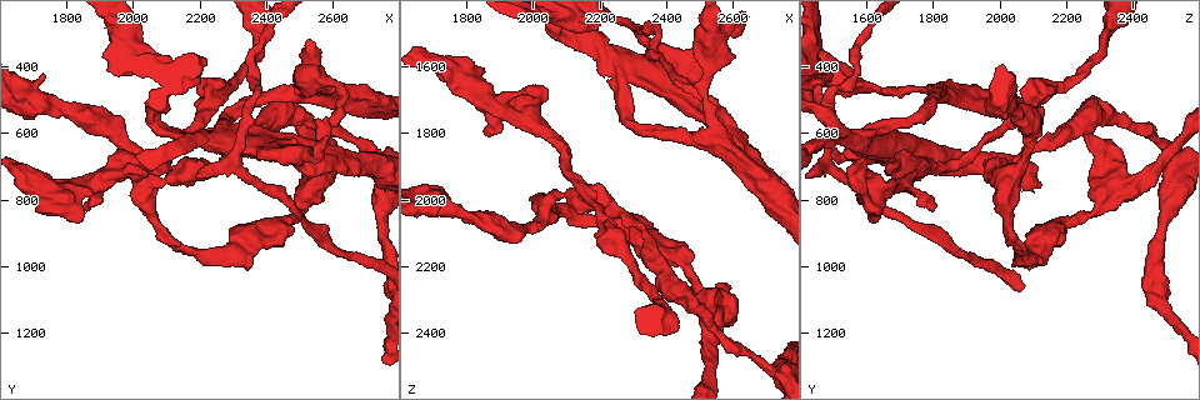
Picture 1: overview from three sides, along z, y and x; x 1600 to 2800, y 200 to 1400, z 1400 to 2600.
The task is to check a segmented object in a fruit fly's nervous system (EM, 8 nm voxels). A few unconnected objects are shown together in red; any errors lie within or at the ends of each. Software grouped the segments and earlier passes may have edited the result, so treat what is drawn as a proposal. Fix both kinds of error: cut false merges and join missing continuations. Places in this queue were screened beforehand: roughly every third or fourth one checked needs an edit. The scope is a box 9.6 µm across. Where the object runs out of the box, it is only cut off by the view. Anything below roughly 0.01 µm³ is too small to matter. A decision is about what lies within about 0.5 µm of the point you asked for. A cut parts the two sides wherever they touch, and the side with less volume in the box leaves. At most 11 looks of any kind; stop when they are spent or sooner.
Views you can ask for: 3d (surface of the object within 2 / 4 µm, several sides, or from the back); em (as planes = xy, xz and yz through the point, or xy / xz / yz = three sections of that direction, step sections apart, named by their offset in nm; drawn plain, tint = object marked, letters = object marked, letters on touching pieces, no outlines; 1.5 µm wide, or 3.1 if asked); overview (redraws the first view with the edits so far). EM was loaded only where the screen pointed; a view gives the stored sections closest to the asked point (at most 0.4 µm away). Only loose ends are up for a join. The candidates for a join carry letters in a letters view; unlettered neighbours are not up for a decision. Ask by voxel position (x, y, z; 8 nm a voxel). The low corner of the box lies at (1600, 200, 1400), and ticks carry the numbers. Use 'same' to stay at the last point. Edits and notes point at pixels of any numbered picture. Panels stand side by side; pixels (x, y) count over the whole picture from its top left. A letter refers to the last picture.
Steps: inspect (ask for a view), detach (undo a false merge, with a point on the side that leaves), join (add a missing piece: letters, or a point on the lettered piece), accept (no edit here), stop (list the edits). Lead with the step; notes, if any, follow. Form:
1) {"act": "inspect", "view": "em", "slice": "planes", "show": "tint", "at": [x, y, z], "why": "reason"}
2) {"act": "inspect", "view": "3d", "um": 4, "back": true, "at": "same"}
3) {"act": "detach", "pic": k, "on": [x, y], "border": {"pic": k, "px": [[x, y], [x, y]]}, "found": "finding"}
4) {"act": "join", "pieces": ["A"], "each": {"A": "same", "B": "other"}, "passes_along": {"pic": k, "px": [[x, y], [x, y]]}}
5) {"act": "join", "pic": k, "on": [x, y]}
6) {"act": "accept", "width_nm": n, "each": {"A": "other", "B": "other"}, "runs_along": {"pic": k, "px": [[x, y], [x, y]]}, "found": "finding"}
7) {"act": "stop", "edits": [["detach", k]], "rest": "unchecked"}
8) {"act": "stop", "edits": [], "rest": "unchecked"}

{"act": "inspect", "view": "3d", "um": 4, "at": [2540, 470, 1770], "why": "sharp bend"}

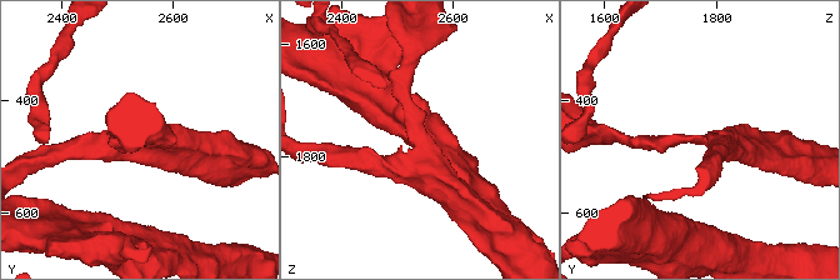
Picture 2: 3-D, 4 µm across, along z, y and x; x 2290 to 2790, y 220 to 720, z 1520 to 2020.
{"act": "inspect", "view": "em", "slice": "planes", "show": "letters", "at": [2535, 470, 1765], "arms": 4, "why": "now the EM"}

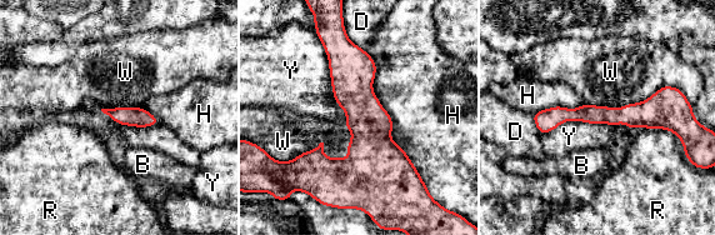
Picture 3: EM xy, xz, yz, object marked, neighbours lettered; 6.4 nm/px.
{"act": "accept", "each": {"B": "other", "D": "other", "H": "other", "R": "other", "W": "other", "Y": "other"}, "border": {"pic": 3, "px": [[319, 39], [344, 123]]}, "found": "one cell here"}

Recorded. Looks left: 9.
{"act": "inspect", "view": "3d", "um": 2, "at": [2610, 470, 1570], "why": "thick end"}

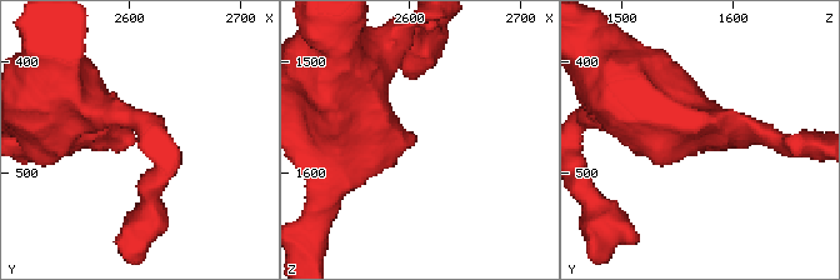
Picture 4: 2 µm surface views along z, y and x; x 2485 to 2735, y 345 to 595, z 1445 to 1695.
{"act": "inspect", "view": "em", "slice": "planes", "show": "letters", "at": [2604, 472, 1562]}

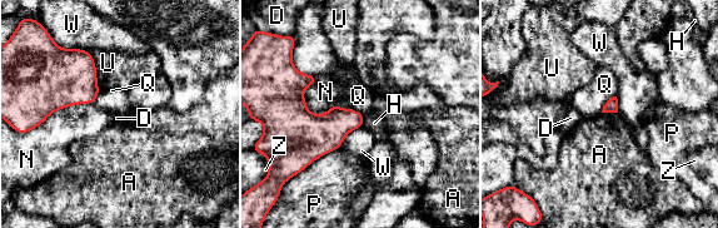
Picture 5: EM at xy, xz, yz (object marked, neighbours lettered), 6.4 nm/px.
{"act": "accept", "each": {"A": "other", "D": "other", "H": "other", "N": "other", "P": "other", "Q": "other", "U": "other", "W": "other", "Z": "other"}, "border": {"pic": 5, "px": [[616, 95], [604, 103], [601, 112]]}, "found": "none of them fits"}

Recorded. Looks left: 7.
{"act": "inspect", "view": "em", "slice": "xz", "step": 4, "show": "tint", "at": [1820, 870, 1620], "why": "branch stops here"}

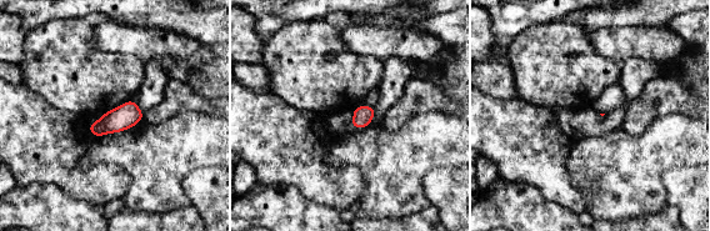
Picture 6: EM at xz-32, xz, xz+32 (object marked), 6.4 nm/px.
{"act": "inspect", "view": "em", "slice": "planes", "show": "letters", "at": "same"}

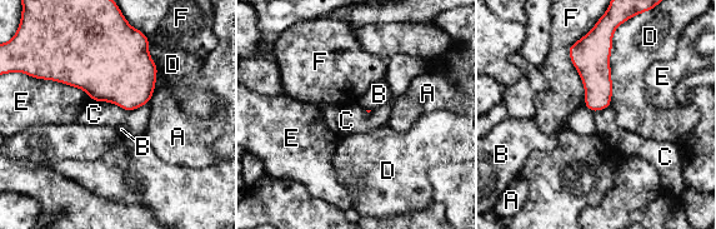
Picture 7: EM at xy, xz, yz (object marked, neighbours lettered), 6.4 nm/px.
{"act": "accept", "each": {"A": "other", "B": "other", "C": "other", "D": "other", "E": "other", "F": "other"}, "border": {"pic": 7, "px": [[91, 100], [126, 110], [148, 104]]}, "found": "no lettered piece goes on from it"}

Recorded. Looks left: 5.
{"act": "inspect", "view": "3d", "um": 2, "at": [1730, 430, 1990], "why": "free end"}

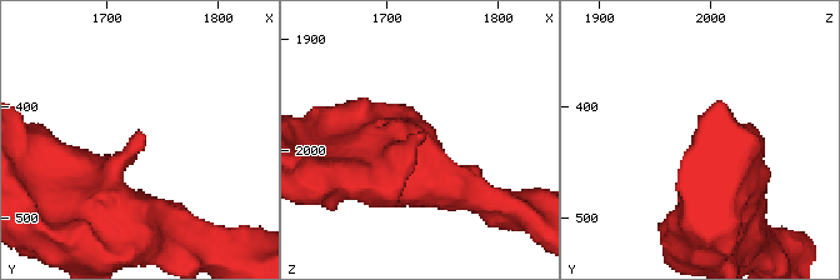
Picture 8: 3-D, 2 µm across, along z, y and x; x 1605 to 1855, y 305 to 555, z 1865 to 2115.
{"act": "inspect", "view": "em", "slice": "planes", "show": "letters", "at": [1738, 430, 1986]}

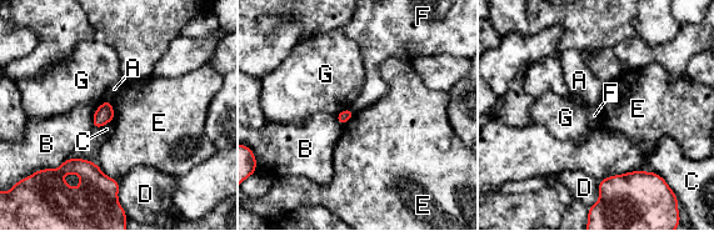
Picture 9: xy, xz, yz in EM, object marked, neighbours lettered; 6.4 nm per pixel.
{"act": "accept", "each": {"A": "other", "B": "other", "C": "other", "D": "other", "E": "other", "F": "other", "G": "other"}, "border": {"pic": 9, "px": [[350, 108], [354, 113]]}, "found": "no lettered piece goes on from it"}

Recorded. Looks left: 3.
{"act": "stop", "edits": [], "rest": "unchecked"}

